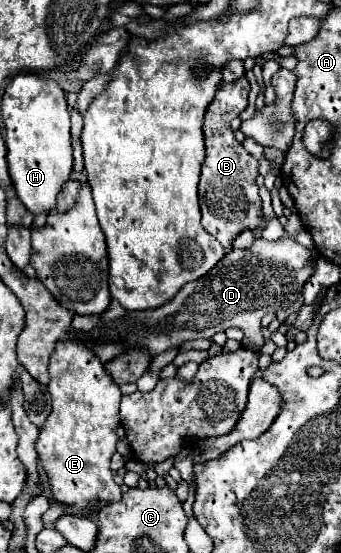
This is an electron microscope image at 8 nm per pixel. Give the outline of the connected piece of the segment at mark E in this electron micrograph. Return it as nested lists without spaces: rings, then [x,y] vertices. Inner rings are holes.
[[[62,338],[62,342],[56,344],[52,358],[50,358],[50,382],[48,392],[52,396],[52,412],[46,418],[46,424],[40,428],[40,434],[34,442],[34,448],[38,452],[38,458],[42,462],[42,468],[48,476],[48,484],[52,488],[52,498],[56,502],[76,506],[76,508],[92,508],[100,502],[118,502],[122,500],[120,486],[114,482],[114,472],[110,468],[110,458],[116,452],[116,440],[118,440],[118,406],[122,392],[120,388],[110,380],[110,376],[104,370],[104,364],[84,346],[70,338]]]

